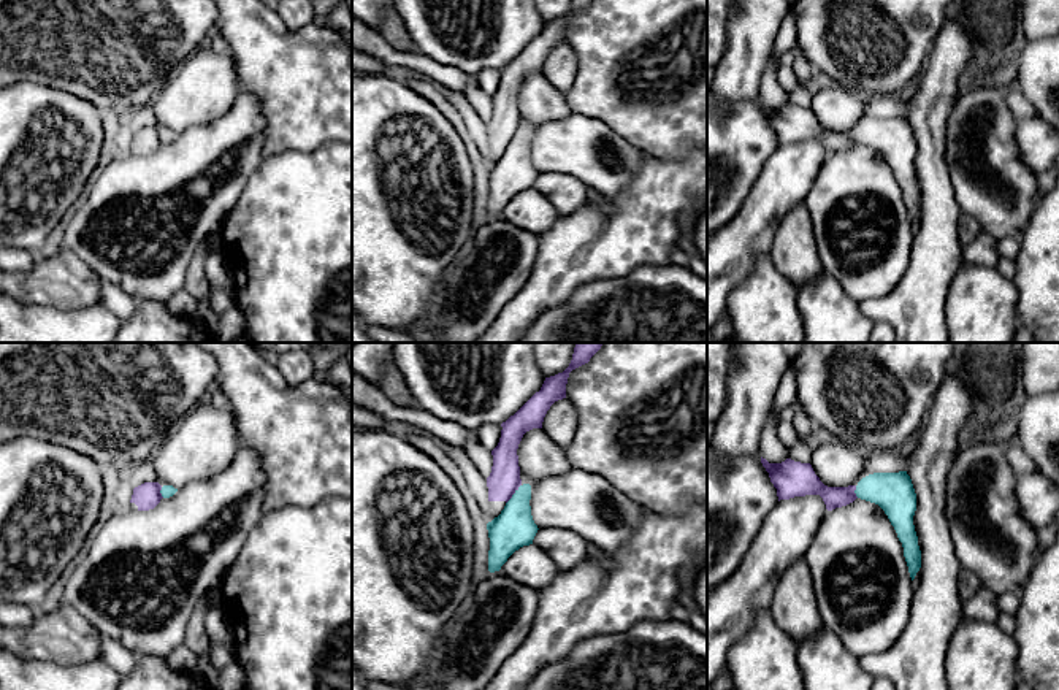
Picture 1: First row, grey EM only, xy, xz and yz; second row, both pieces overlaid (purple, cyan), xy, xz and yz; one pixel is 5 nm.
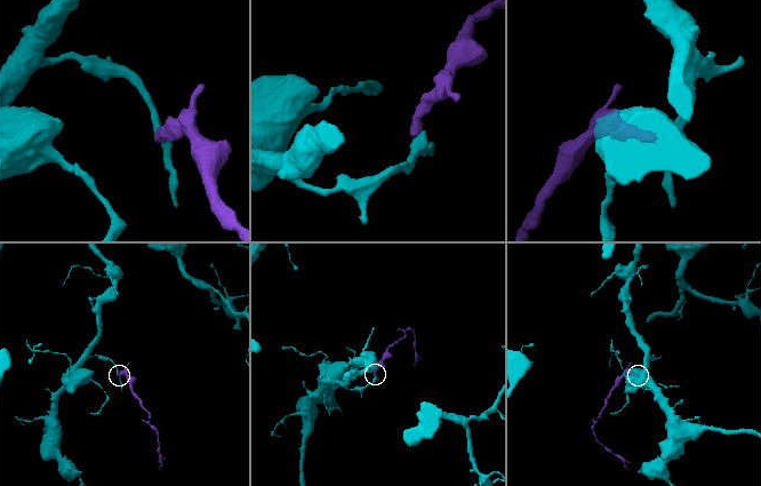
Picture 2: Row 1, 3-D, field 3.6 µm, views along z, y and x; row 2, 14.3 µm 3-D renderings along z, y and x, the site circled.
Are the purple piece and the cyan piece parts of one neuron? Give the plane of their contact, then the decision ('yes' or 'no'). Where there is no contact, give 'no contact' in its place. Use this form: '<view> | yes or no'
xz | no

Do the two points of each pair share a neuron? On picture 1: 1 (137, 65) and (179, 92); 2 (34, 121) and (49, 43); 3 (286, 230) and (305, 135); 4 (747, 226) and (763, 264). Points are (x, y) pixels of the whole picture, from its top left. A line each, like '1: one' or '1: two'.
1: two
2: two
3: two
4: two

